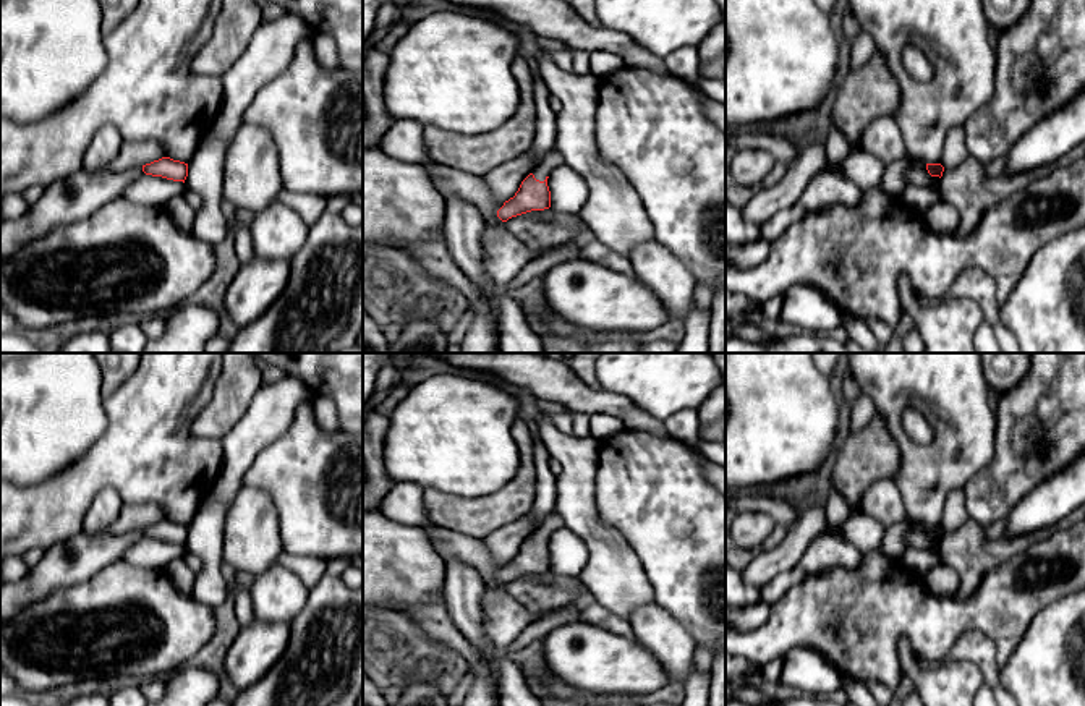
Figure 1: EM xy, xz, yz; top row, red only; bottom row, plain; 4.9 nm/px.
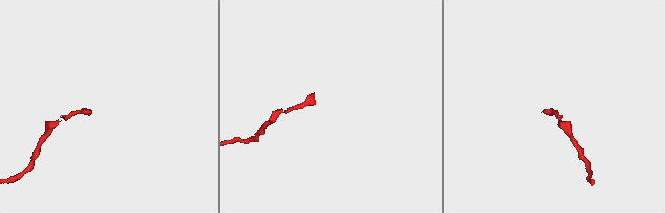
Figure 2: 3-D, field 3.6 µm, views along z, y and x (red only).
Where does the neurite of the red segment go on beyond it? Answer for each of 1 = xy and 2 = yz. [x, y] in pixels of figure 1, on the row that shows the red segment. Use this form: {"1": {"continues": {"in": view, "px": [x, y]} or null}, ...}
{"1": {"continues": null}, "2": {"continues": null}}

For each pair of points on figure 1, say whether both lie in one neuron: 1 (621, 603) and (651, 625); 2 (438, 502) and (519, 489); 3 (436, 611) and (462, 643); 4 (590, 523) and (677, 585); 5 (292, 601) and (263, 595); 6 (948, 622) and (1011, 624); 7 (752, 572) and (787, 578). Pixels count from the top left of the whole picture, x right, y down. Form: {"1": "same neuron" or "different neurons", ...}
{"1": "different neurons", "2": "same neuron", "3": "same neuron", "4": "different neurons", "5": "same neuron", "6": "same neuron", "7": "different neurons"}

